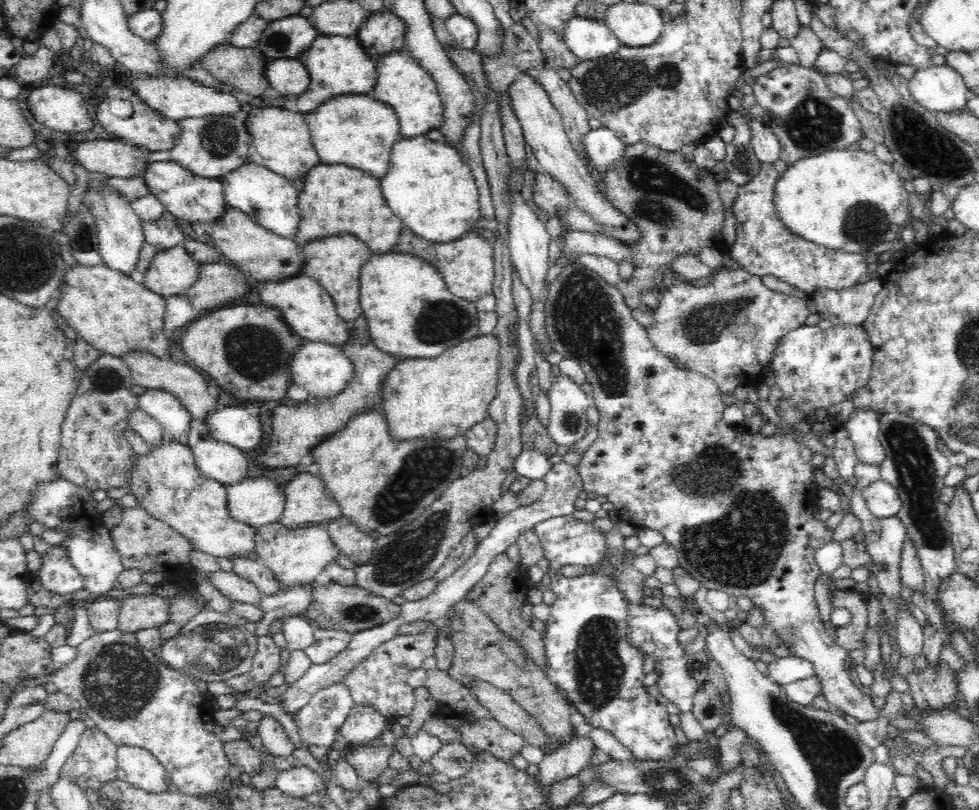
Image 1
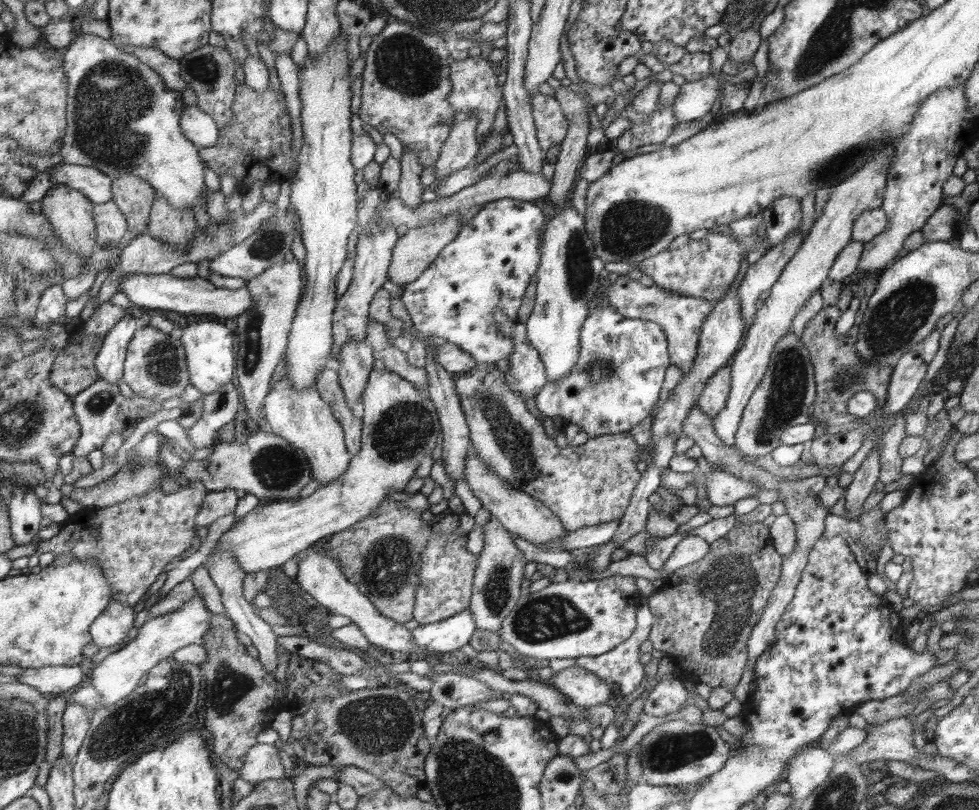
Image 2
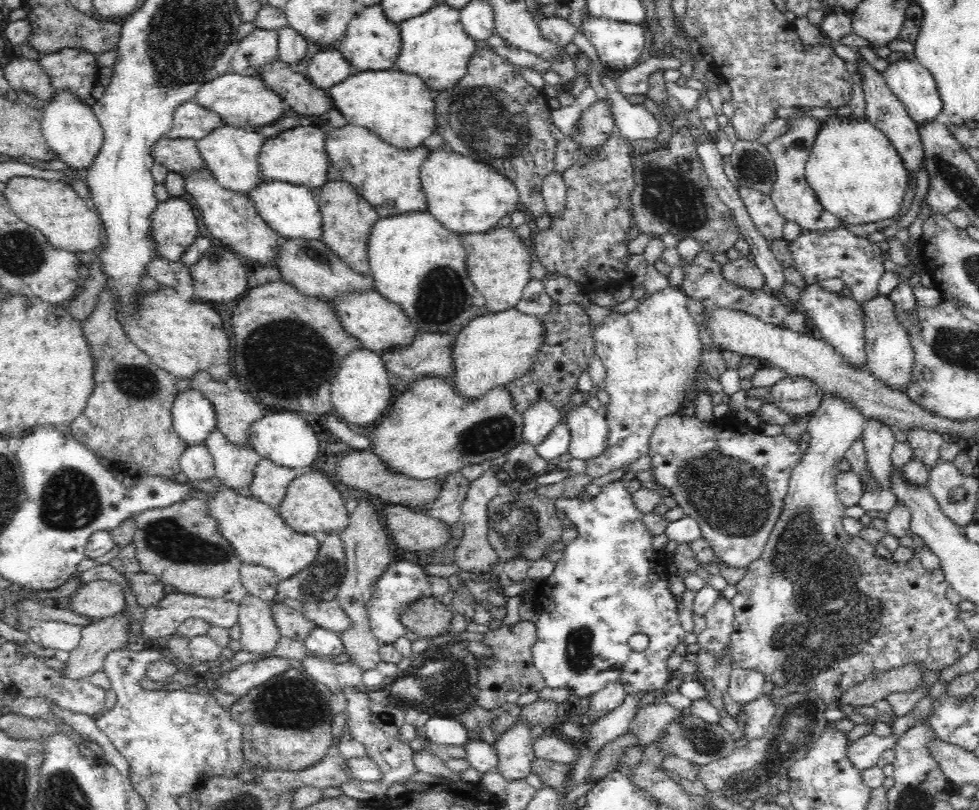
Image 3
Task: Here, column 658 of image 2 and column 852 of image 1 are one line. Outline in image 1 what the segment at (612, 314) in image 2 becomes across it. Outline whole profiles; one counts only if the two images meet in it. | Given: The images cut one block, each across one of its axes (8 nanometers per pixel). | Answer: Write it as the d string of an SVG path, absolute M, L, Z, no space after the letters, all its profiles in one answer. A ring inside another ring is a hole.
M804 324L779 340L771 361L776 384L784 396L792 398L790 402L801 413L810 412L812 408L828 410L856 390L864 389L873 368L873 357L874 348L862 324L832 326L829 330Z

